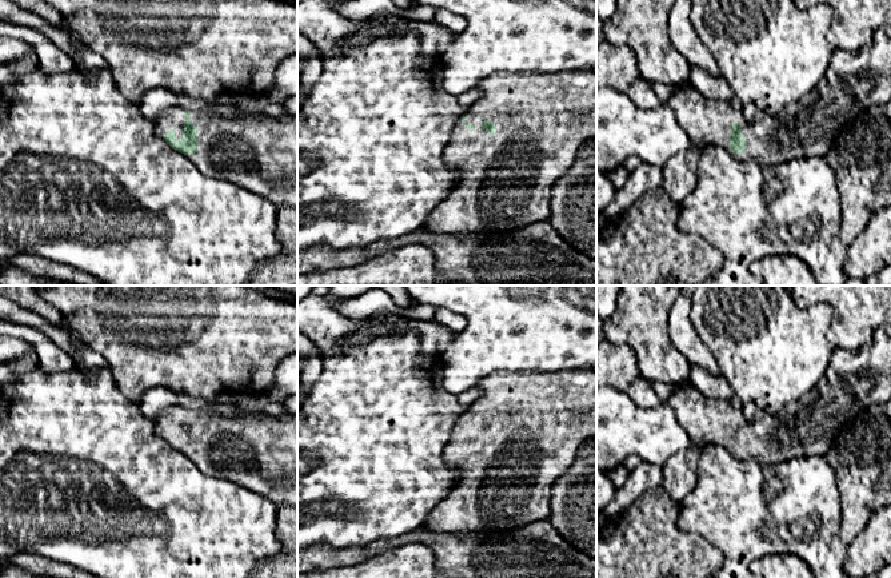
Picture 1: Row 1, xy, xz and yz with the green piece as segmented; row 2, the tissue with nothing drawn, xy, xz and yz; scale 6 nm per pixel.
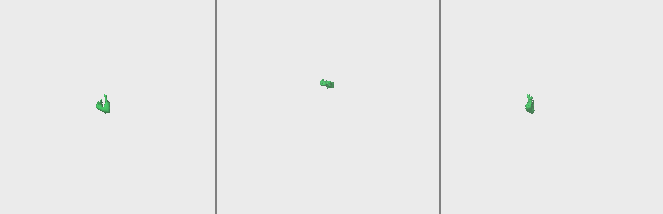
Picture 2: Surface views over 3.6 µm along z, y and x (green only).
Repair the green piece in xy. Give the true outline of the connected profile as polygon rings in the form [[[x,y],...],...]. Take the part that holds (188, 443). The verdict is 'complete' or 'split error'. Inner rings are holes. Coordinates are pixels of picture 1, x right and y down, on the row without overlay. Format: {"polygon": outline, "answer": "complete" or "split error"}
{"polygon": [[[172,406],[159,412],[155,432],[187,454],[208,477],[240,485],[276,506],[297,505],[297,415],[227,416]]], "answer": "split error"}

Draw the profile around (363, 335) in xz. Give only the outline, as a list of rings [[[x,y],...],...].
[[[369,326],[367,328],[360,328],[355,334],[341,339],[339,342],[339,348],[340,350],[348,350],[352,347],[359,347],[365,344],[369,339],[373,339],[376,336],[384,335],[384,334],[396,334],[397,327],[396,326]]]

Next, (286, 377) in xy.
[[[297,351],[283,358],[275,371],[275,384],[260,394],[276,400],[285,400],[297,394]]]

